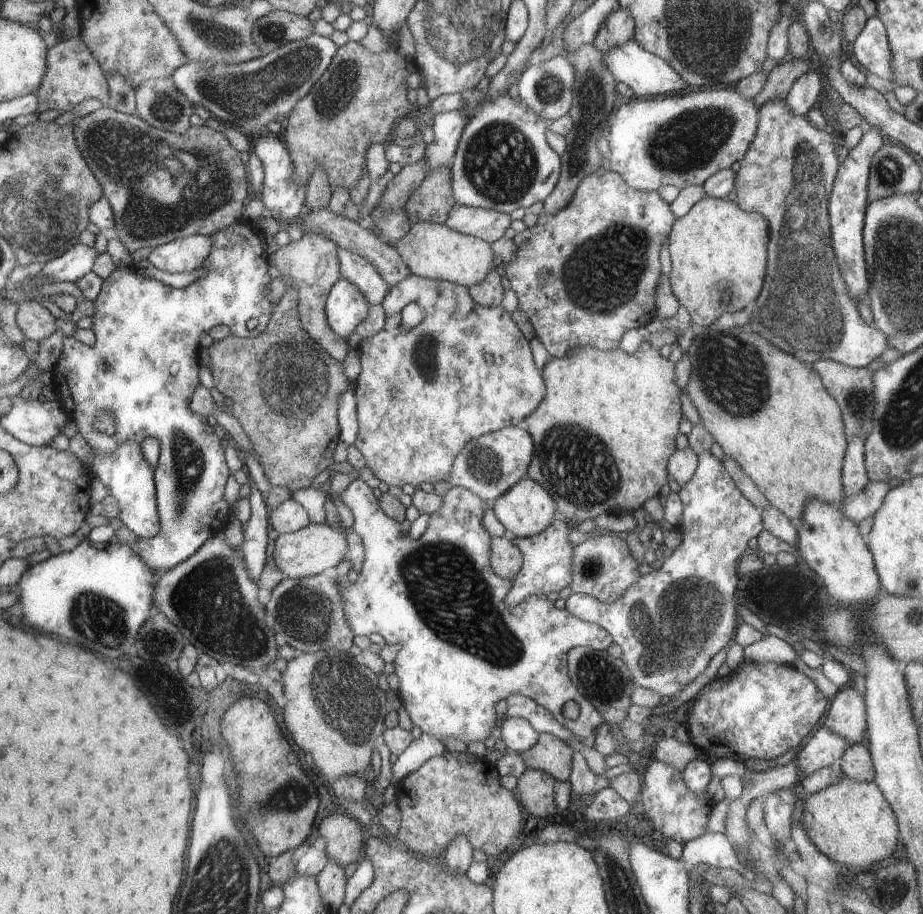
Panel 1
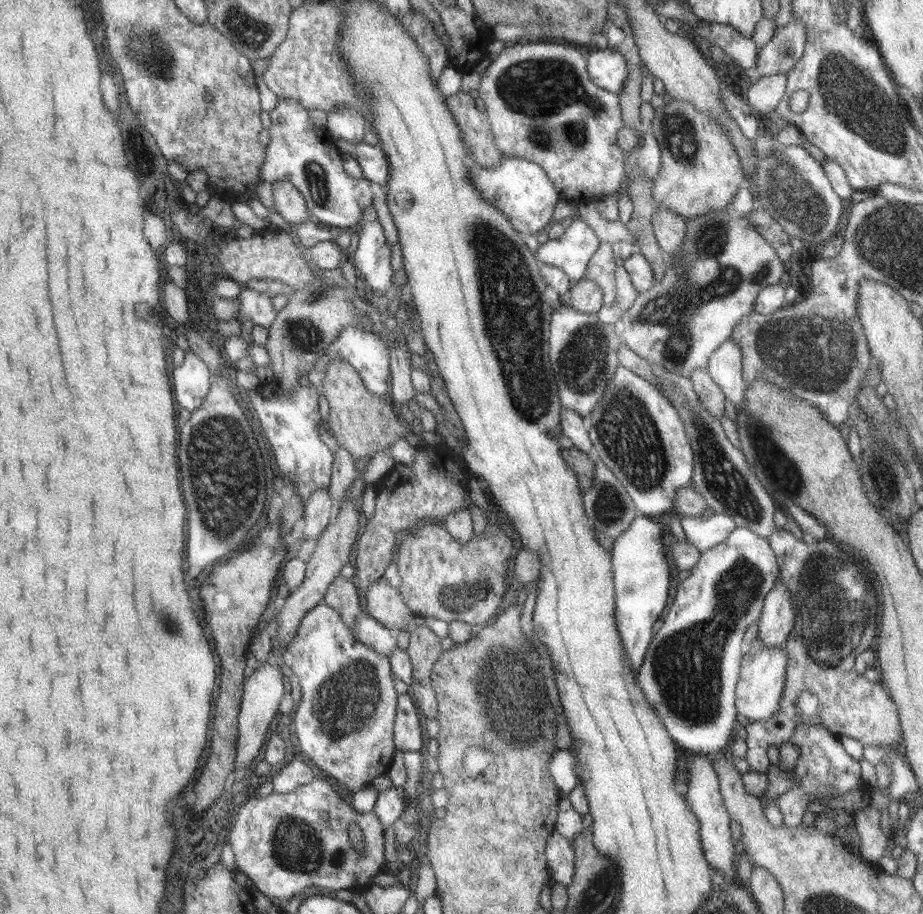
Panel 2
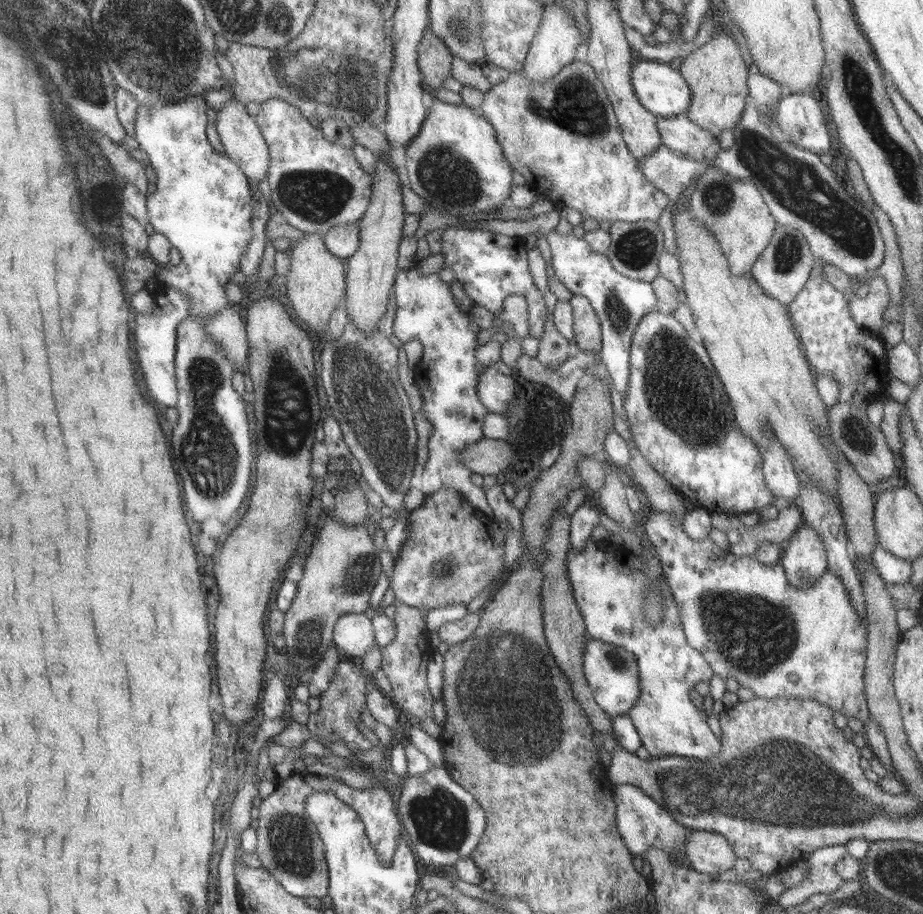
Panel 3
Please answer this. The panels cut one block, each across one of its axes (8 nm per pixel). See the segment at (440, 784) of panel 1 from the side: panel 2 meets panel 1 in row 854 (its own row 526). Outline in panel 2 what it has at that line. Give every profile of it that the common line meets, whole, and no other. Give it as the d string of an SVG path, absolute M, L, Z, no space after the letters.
M442 522L419 524L410 533L404 534L399 543L398 554L395 556L394 563L397 564L402 578L399 592L417 616L434 617L447 623L462 621L475 628L484 626L484 622L498 614L498 606L502 604L502 596L508 586L506 570L512 558L512 546L512 540L489 523L484 533L478 537L473 536L466 544L456 540Z

